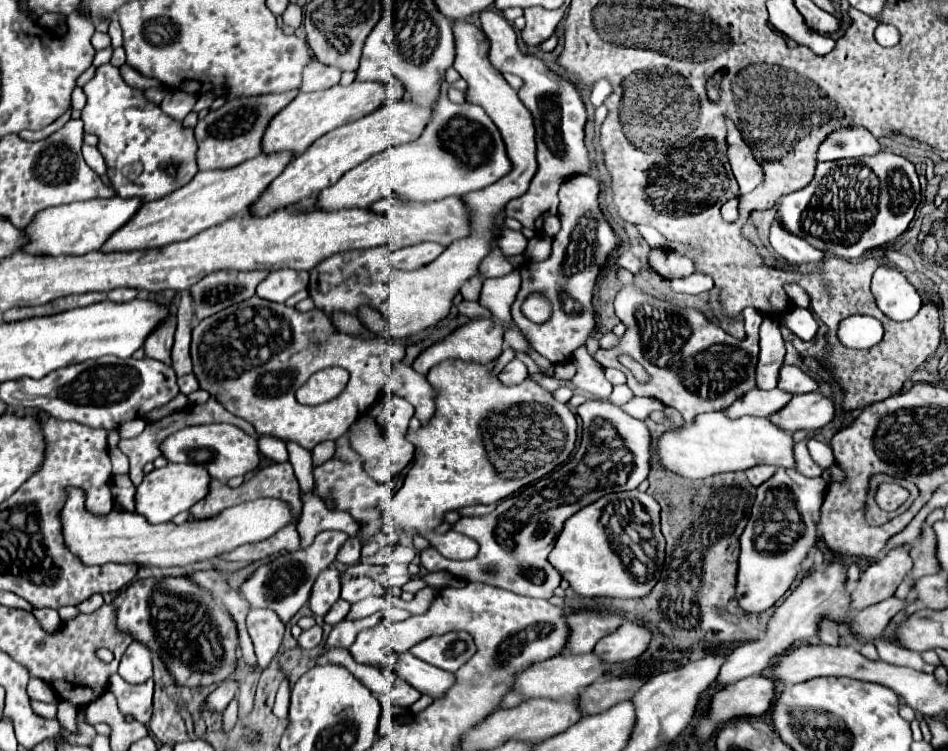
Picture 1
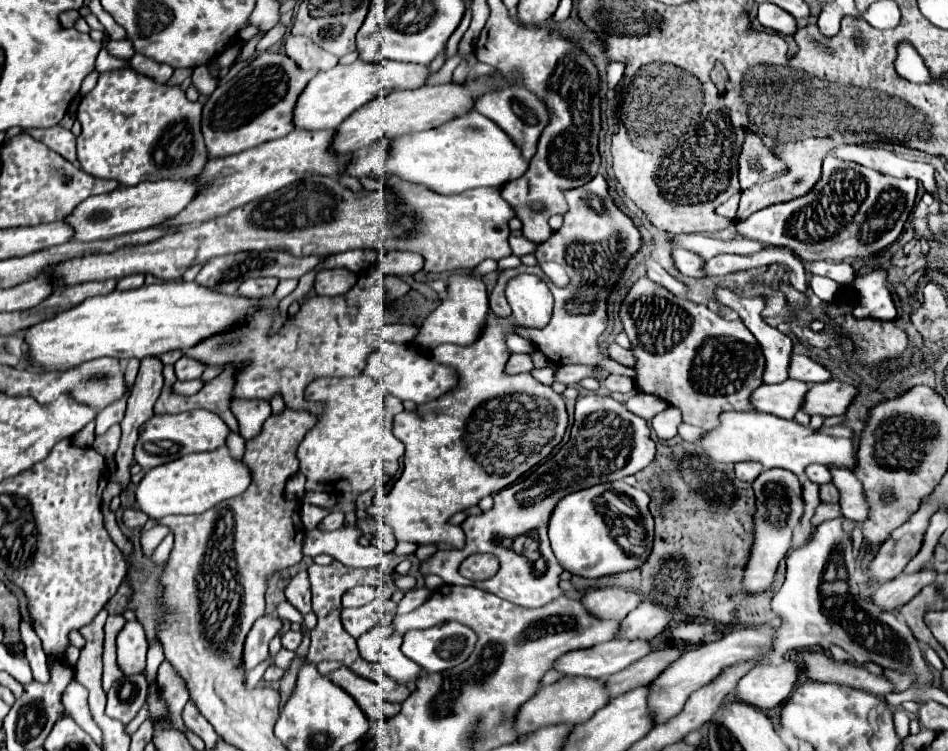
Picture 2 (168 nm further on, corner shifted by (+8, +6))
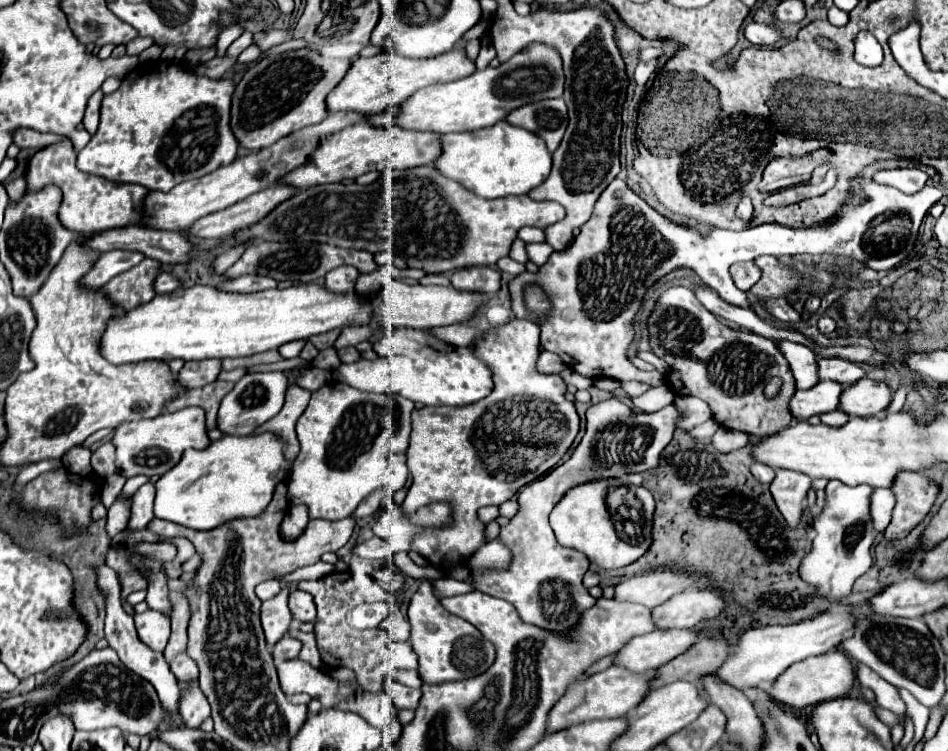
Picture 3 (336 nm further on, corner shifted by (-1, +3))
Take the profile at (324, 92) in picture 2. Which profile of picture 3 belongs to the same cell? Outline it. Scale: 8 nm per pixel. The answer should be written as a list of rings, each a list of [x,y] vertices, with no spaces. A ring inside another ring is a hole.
[[[455,47],[443,55],[431,59],[409,59],[397,55],[393,51],[381,51],[375,57],[359,57],[353,61],[345,79],[335,87],[327,97],[329,111],[359,111],[365,115],[387,109],[389,105],[405,103],[415,91],[435,85],[435,83],[451,83],[475,73],[475,61],[471,61],[465,49]]]

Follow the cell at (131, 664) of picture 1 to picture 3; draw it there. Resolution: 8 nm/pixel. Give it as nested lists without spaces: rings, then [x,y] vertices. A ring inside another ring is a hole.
[[[145,611],[145,613],[137,613],[135,615],[135,627],[139,633],[139,639],[143,643],[147,643],[151,649],[155,651],[163,651],[167,645],[167,639],[171,635],[171,621],[167,615],[159,613],[159,611]]]

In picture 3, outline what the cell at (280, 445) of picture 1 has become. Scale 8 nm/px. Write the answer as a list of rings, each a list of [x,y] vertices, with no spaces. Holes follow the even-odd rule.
[[[281,371],[271,373],[251,373],[245,375],[239,383],[235,383],[233,391],[223,399],[217,415],[217,429],[231,435],[249,435],[259,425],[269,421],[273,415],[277,415],[285,403],[285,389],[287,379]]]

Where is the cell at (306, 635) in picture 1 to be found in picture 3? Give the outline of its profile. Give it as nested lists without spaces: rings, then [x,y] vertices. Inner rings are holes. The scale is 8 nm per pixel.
[[[285,635],[281,639],[281,643],[275,643],[271,653],[275,659],[295,659],[295,657],[299,657],[299,651],[301,651],[301,641]]]

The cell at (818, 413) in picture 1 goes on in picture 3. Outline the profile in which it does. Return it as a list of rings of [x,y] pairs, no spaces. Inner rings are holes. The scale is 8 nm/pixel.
[[[863,377],[843,391],[839,409],[847,411],[847,415],[873,417],[885,411],[889,403],[891,403],[891,387],[885,381]]]

